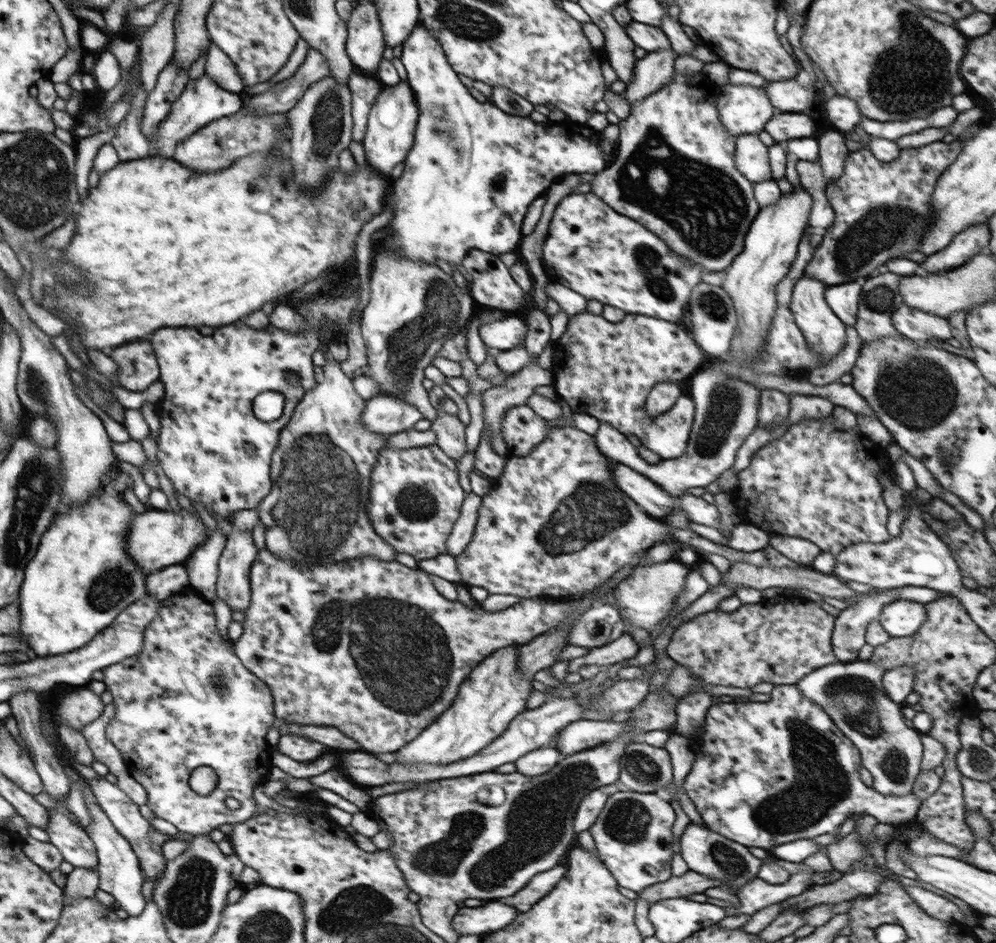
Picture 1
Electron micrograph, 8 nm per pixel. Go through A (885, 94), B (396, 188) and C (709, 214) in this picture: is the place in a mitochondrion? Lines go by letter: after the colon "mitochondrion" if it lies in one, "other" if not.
A: mitochondrion
B: other
C: mitochondrion

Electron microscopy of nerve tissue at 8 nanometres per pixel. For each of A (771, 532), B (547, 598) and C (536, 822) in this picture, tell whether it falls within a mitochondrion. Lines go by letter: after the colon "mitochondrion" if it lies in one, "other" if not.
A: other
B: other
C: mitochondrion

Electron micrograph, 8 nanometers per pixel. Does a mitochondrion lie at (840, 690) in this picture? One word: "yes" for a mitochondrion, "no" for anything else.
yes

